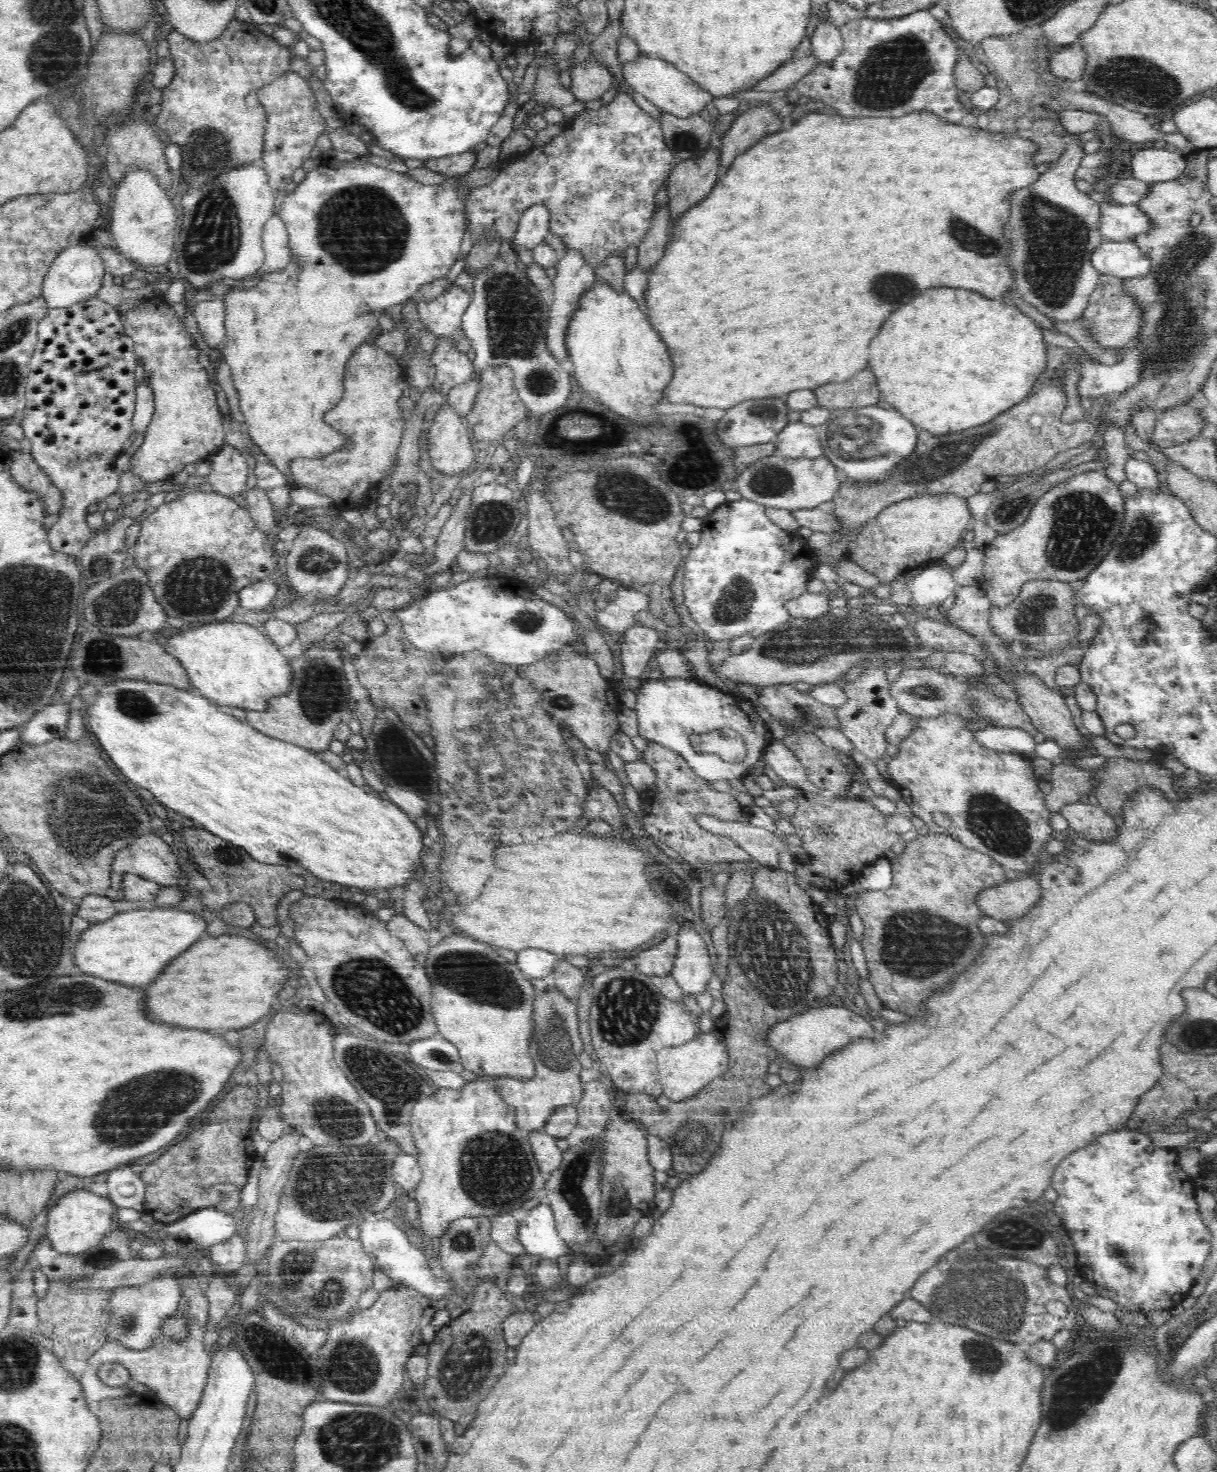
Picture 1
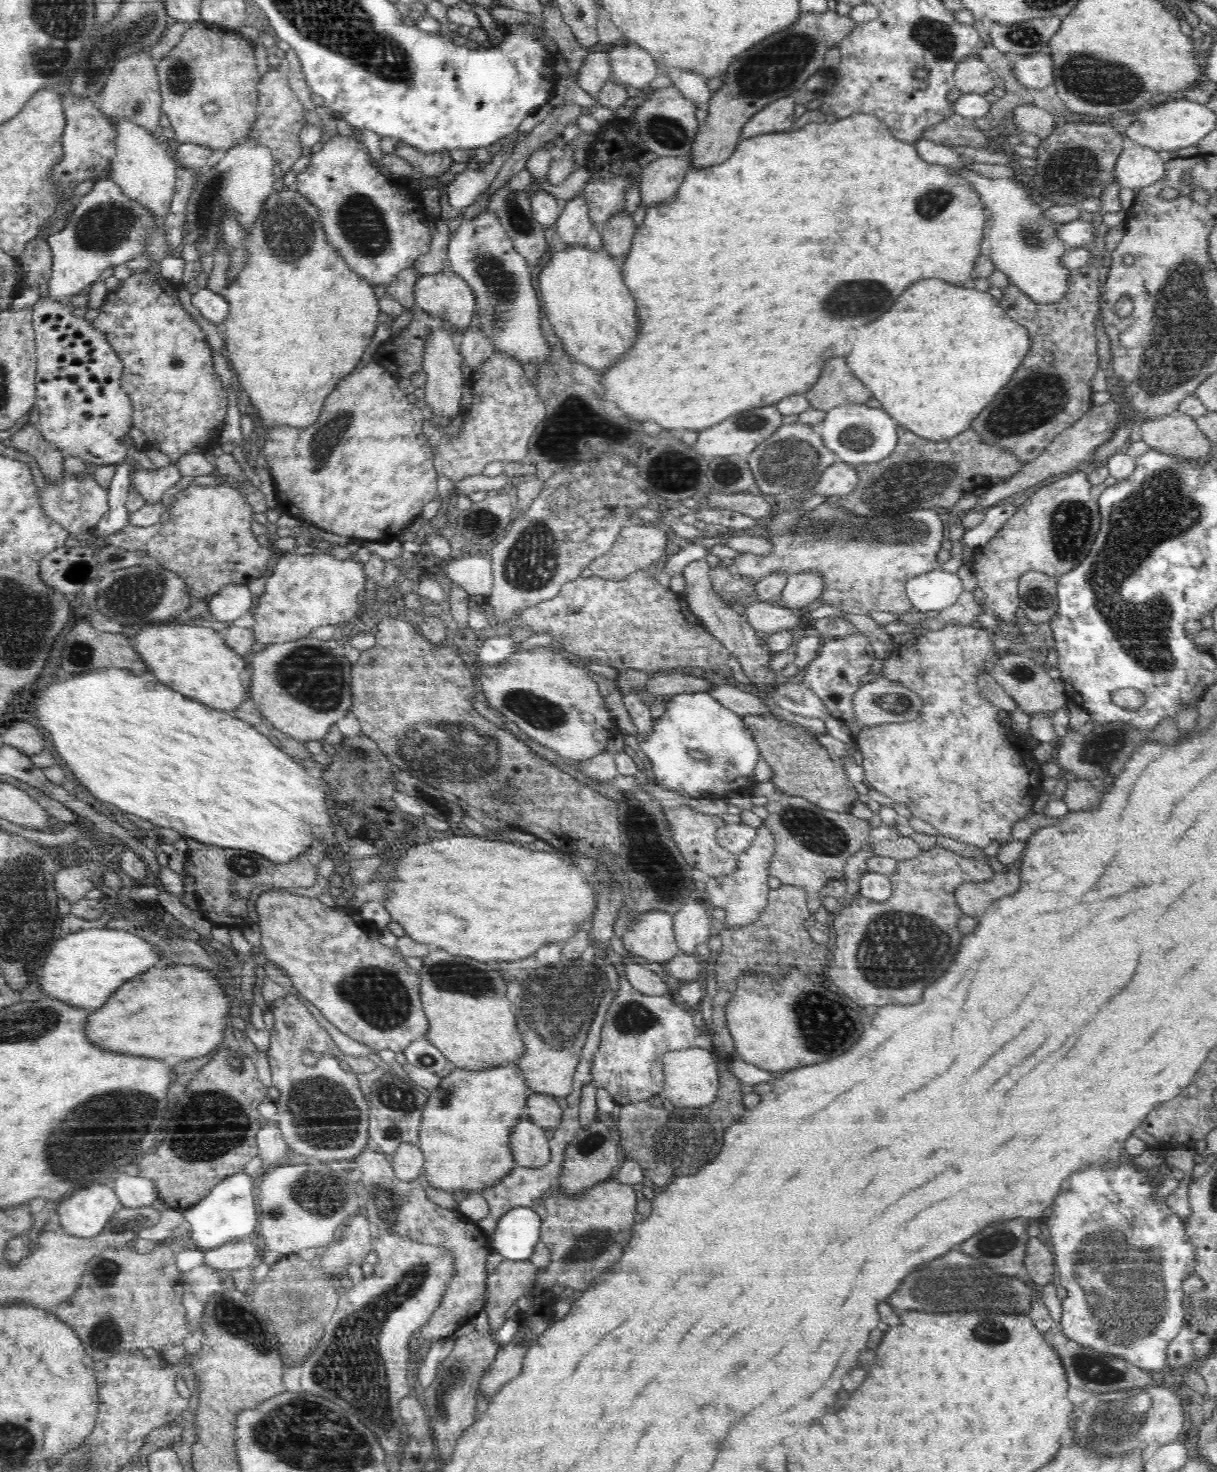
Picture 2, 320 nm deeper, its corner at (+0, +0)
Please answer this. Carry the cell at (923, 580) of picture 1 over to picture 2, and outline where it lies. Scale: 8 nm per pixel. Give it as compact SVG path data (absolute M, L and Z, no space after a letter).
M936 568L922 575L911 577L907 582L907 595L913 608L919 612L941 611L956 604L964 592L957 573Z

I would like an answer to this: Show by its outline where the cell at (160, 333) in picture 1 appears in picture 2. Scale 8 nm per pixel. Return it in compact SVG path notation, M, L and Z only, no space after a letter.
M150 268L124 278L116 292L109 292L103 305L94 312L93 320L108 332L108 340L116 344L123 361L124 393L134 408L134 425L147 436L154 450L168 454L171 462L184 455L204 453L219 444L230 395L223 390L214 371L212 348L206 332L196 324L179 300L180 284L164 279Z

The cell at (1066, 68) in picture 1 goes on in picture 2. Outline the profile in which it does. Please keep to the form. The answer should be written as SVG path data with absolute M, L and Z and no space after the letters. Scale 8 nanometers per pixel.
M1035 53L1016 61L1012 69L1016 80L1036 94L1050 93L1053 84L1052 57Z

